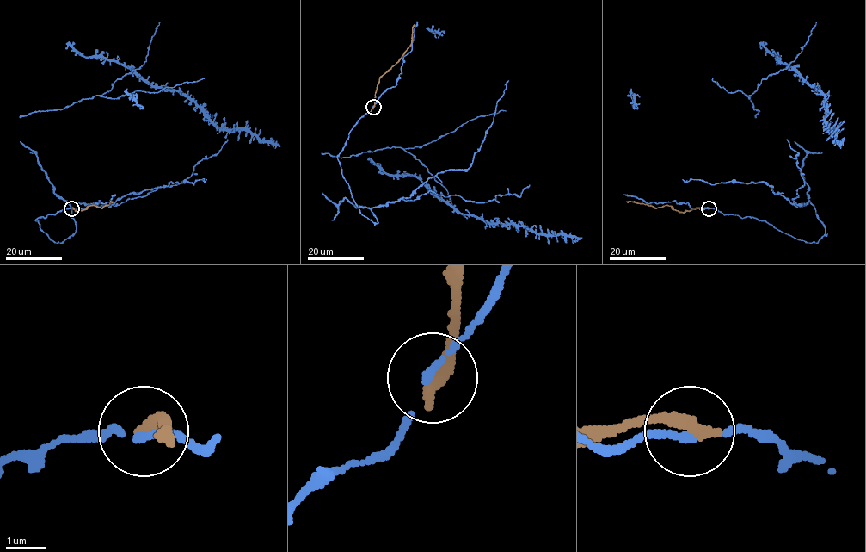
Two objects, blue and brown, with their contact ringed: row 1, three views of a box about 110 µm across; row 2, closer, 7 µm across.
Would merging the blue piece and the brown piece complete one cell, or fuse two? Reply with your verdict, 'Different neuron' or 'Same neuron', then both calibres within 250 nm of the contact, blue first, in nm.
Different neuron. Thickness 130 nm (blue) against 400 nm

